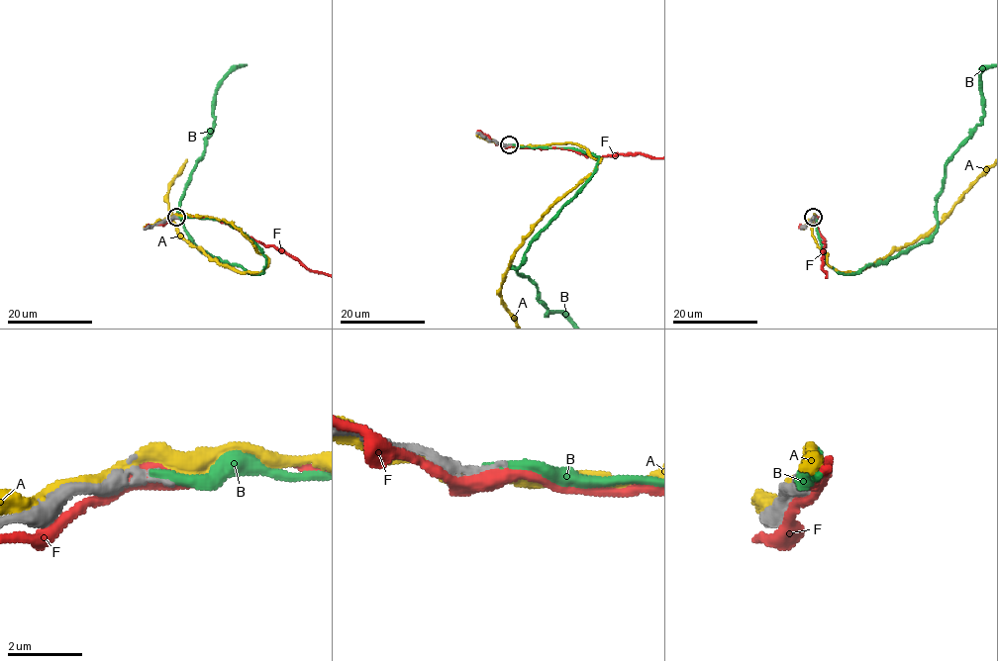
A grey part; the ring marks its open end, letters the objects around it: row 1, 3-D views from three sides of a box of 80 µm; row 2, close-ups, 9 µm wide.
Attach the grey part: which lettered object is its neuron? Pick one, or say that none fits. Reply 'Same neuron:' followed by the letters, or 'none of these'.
Same neuron: B

